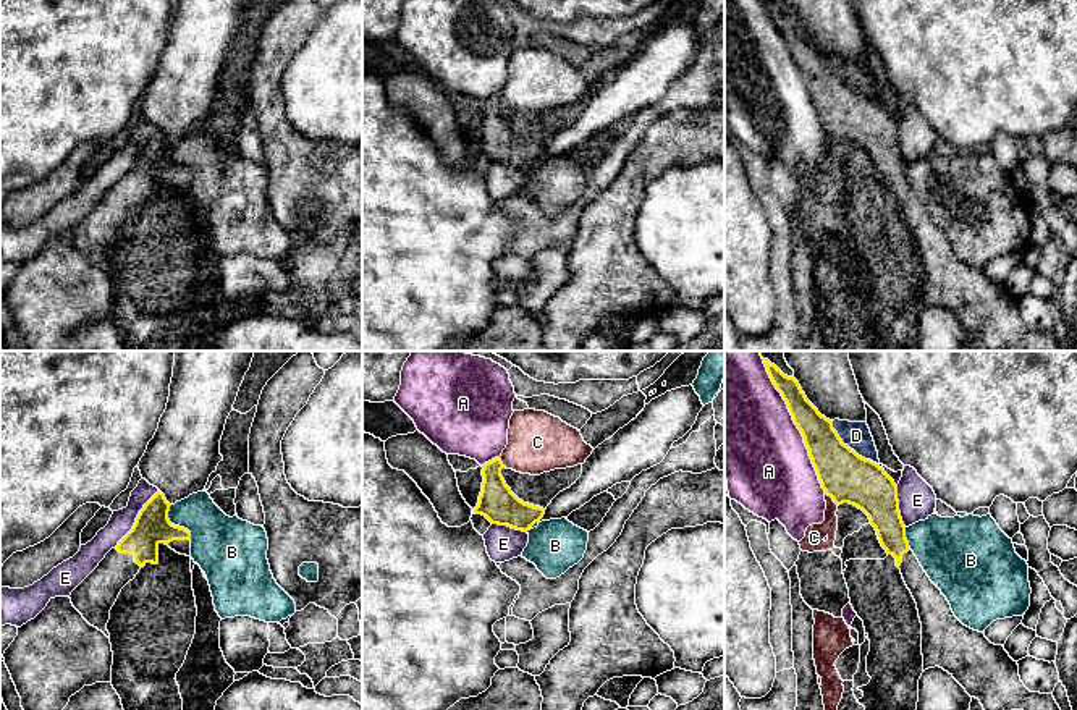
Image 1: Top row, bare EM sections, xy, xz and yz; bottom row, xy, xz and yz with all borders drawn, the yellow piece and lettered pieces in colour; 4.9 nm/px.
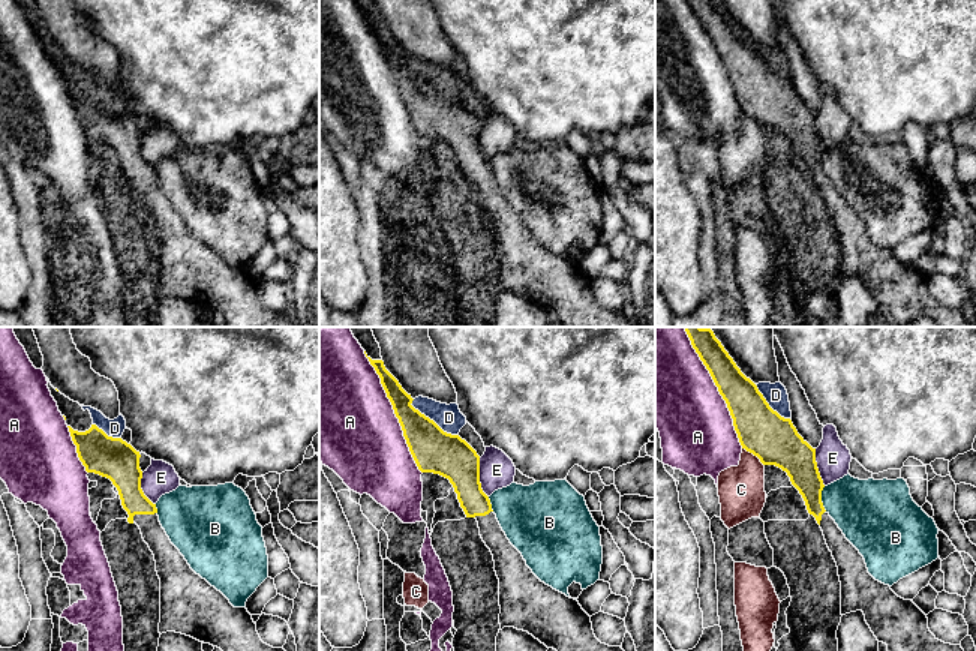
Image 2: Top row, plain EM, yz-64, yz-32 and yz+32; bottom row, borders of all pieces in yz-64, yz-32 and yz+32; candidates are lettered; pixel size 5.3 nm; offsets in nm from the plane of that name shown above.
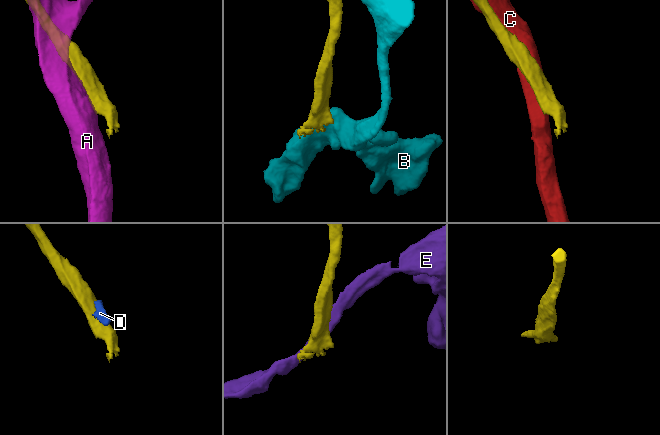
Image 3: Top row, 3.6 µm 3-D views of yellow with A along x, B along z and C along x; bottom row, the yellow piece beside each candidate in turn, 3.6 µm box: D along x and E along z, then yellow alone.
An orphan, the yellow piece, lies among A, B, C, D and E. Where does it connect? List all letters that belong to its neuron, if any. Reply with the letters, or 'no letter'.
no letter

